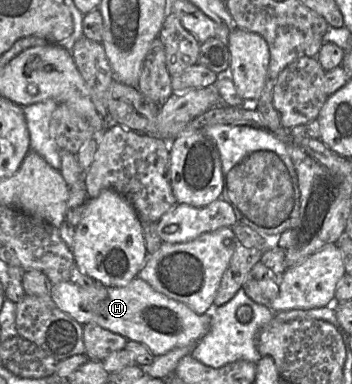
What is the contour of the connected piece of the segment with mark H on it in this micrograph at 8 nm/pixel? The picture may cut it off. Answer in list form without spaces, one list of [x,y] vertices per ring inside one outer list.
[[[134,278],[123,287],[107,287],[98,282],[83,288],[70,281],[51,287],[56,306],[78,323],[95,323],[127,340],[145,345],[154,356],[163,355],[178,347],[196,345],[209,331],[211,316],[198,315],[186,304],[153,289],[147,282]]]

